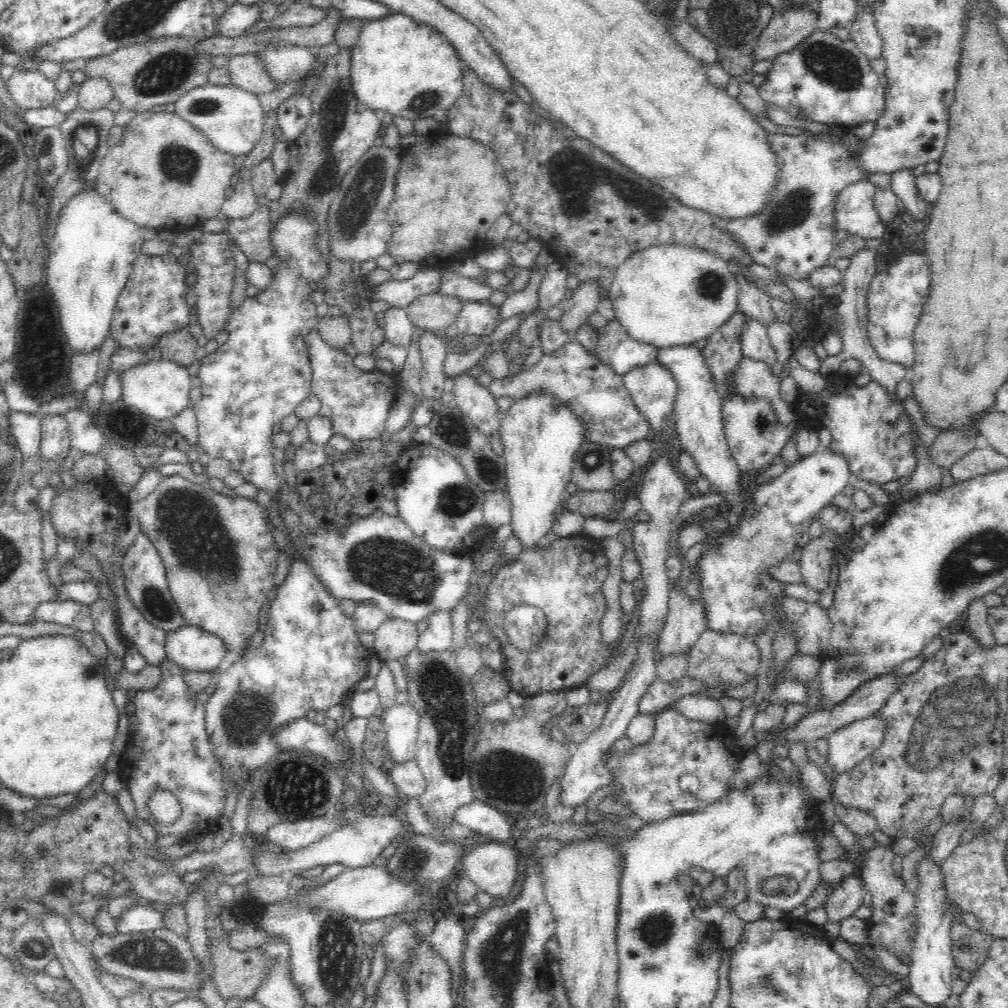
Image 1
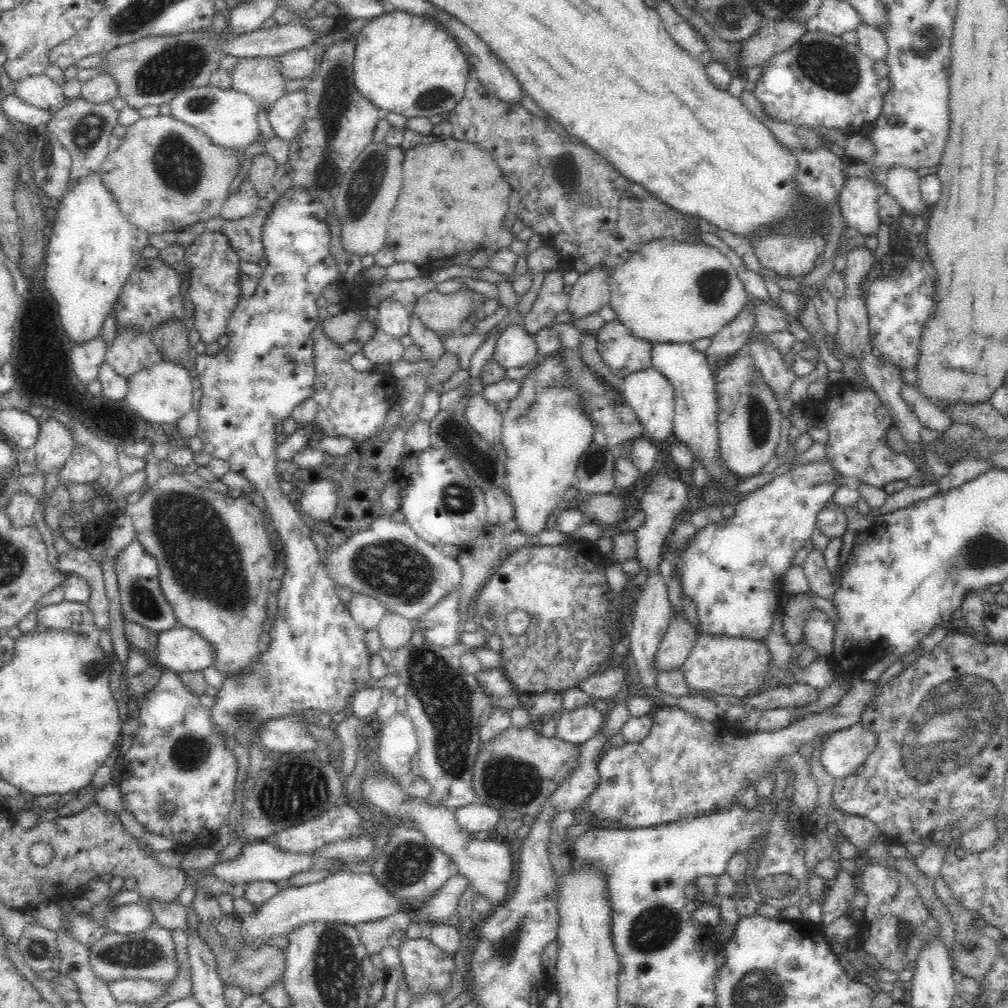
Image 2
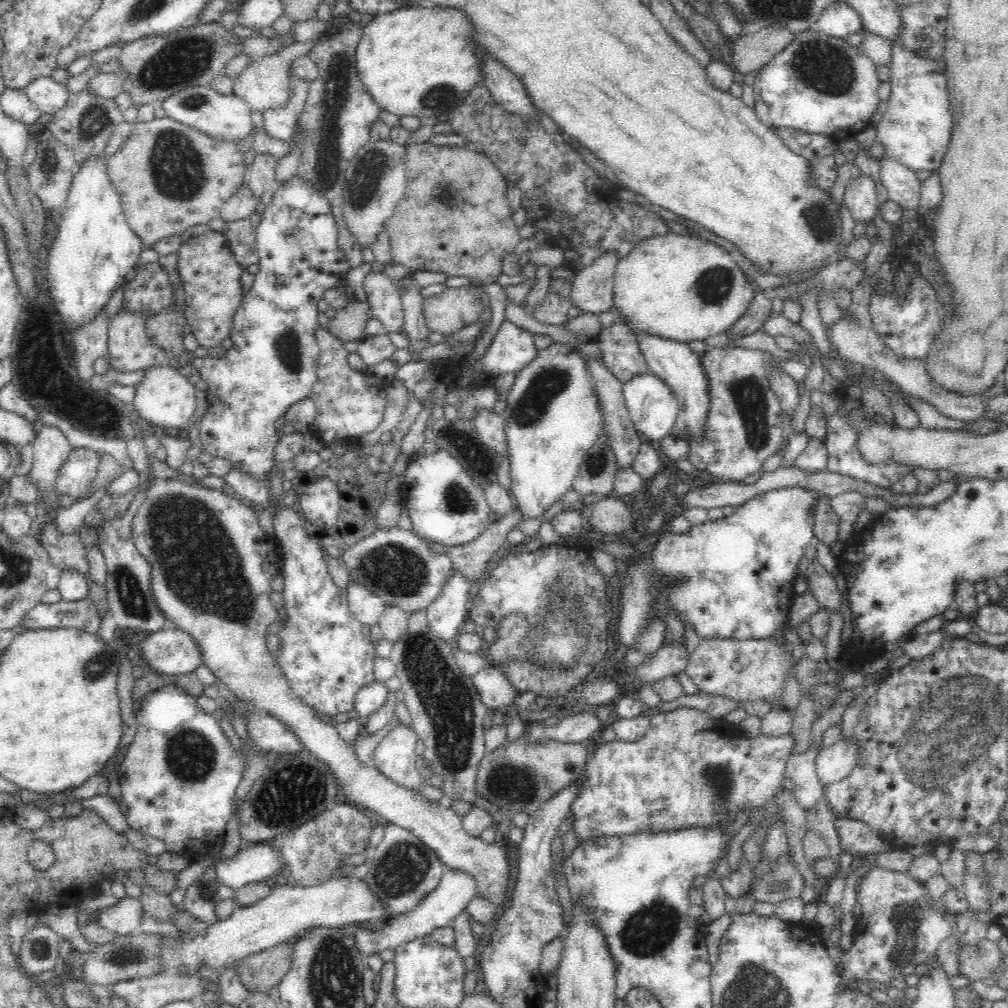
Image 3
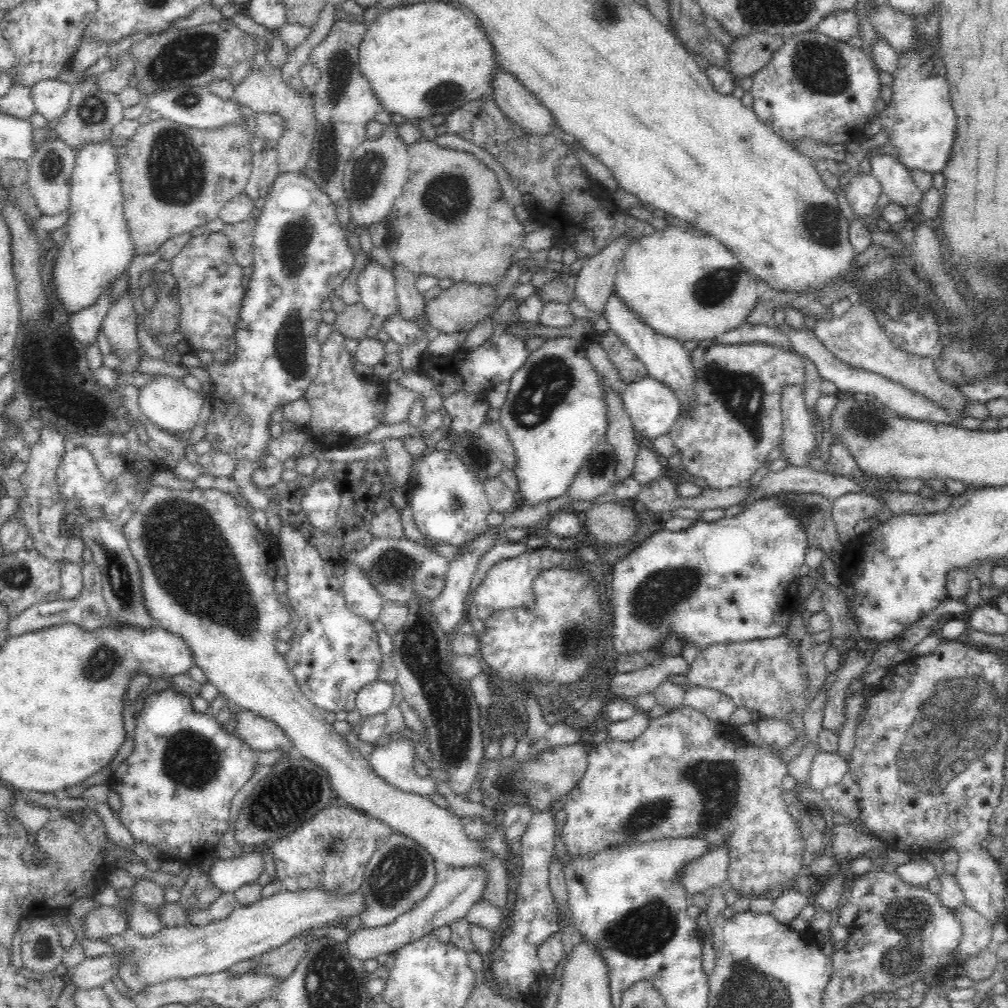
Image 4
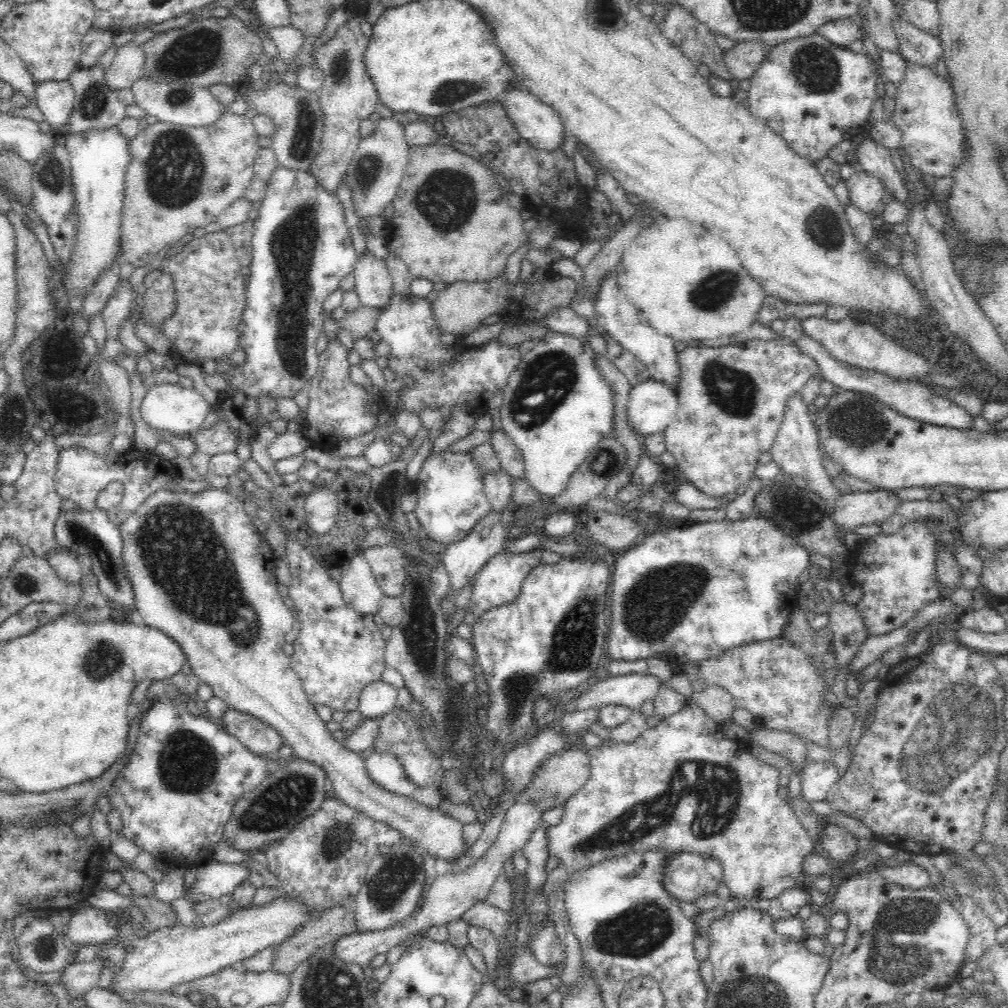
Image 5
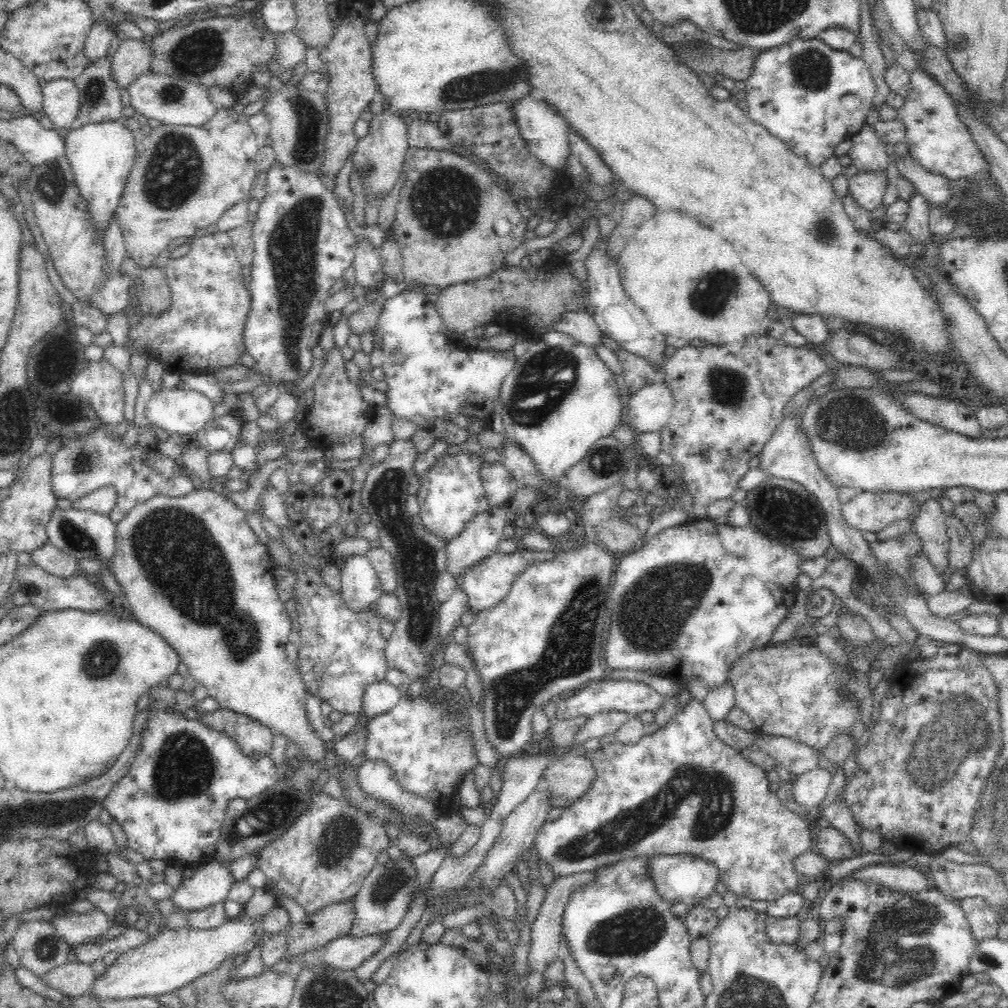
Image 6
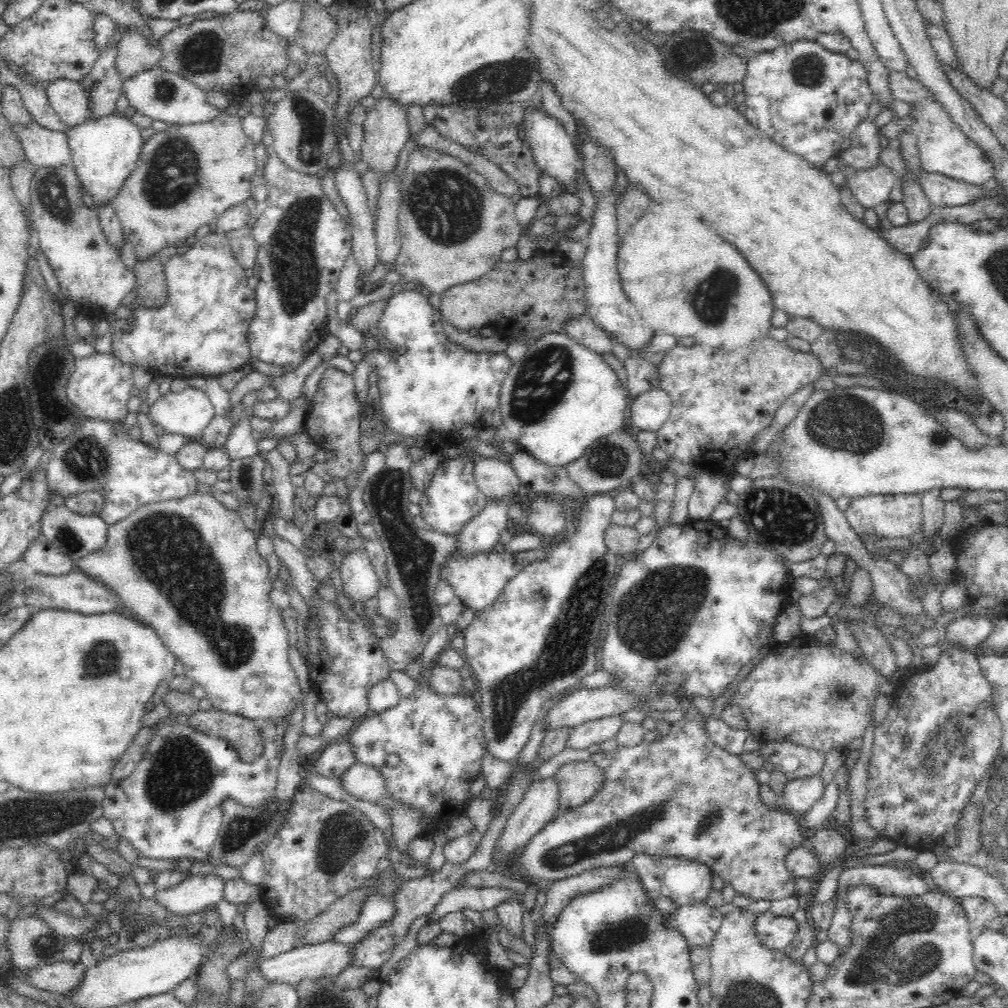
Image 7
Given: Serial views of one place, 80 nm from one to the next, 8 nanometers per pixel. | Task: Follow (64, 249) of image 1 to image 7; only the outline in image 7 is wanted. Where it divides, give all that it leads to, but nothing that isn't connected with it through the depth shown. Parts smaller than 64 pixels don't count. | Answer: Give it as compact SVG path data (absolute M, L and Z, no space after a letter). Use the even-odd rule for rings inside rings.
M118 112L100 118L89 118L86 122L66 130L77 177L83 190L92 194L95 204L113 201L124 180L134 170L145 142L140 130L129 117Z

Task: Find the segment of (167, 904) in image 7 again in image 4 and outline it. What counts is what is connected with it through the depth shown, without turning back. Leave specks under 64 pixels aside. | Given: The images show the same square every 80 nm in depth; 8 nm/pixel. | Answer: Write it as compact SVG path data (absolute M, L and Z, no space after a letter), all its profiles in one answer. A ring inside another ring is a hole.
M245 850L238 858L218 859L203 872L221 893L234 893L240 886L256 881L264 870L263 852Z

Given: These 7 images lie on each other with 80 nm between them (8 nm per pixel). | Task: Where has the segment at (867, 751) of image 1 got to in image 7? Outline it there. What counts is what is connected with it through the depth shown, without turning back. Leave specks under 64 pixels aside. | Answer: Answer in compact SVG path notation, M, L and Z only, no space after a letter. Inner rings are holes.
M818 777L788 781L780 793L778 810L800 816L814 806L824 790L825 786Z

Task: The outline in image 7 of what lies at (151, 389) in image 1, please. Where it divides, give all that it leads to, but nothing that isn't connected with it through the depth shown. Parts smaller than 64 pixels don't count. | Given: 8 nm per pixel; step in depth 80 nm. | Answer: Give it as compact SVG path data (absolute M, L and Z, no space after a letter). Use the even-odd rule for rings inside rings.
M186 386L180 392L170 391L150 408L152 419L166 433L180 434L192 440L214 420L215 409L203 390Z

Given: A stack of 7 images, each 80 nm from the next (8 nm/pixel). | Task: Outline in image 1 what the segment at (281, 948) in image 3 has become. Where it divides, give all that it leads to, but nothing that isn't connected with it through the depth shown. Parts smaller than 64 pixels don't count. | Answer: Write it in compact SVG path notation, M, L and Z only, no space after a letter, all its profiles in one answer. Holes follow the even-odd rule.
M209 936L212 954L213 981L222 998L238 997L241 1000L252 997L256 989L262 984L266 975L271 971L271 962L265 957L261 946L254 946L239 951L230 946L228 938Z

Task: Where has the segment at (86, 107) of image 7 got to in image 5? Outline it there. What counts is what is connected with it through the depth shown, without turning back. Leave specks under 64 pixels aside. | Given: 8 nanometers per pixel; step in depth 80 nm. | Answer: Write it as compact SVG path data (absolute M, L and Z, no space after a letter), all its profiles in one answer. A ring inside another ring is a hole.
M68 79L37 83L35 93L36 104L54 131L66 126L75 105L75 90Z

